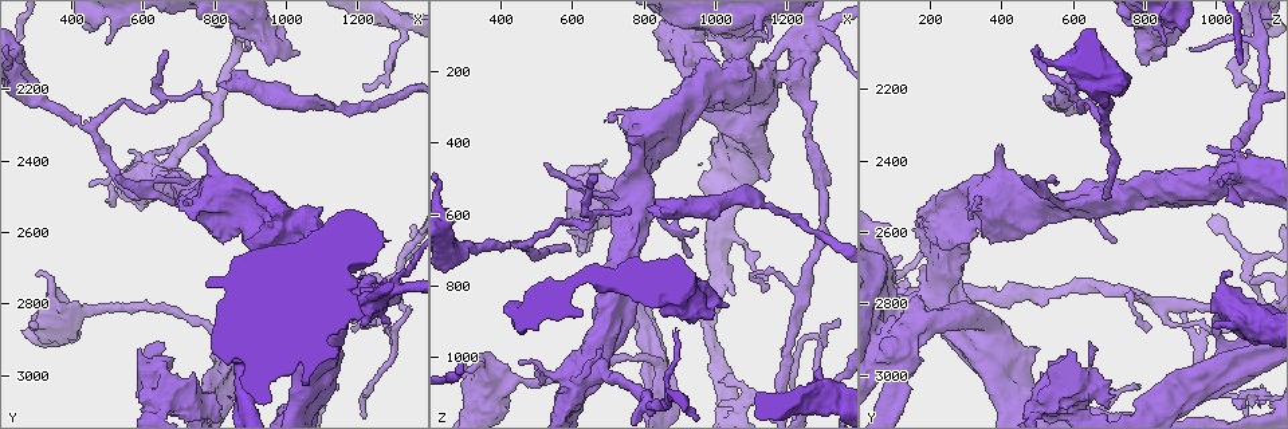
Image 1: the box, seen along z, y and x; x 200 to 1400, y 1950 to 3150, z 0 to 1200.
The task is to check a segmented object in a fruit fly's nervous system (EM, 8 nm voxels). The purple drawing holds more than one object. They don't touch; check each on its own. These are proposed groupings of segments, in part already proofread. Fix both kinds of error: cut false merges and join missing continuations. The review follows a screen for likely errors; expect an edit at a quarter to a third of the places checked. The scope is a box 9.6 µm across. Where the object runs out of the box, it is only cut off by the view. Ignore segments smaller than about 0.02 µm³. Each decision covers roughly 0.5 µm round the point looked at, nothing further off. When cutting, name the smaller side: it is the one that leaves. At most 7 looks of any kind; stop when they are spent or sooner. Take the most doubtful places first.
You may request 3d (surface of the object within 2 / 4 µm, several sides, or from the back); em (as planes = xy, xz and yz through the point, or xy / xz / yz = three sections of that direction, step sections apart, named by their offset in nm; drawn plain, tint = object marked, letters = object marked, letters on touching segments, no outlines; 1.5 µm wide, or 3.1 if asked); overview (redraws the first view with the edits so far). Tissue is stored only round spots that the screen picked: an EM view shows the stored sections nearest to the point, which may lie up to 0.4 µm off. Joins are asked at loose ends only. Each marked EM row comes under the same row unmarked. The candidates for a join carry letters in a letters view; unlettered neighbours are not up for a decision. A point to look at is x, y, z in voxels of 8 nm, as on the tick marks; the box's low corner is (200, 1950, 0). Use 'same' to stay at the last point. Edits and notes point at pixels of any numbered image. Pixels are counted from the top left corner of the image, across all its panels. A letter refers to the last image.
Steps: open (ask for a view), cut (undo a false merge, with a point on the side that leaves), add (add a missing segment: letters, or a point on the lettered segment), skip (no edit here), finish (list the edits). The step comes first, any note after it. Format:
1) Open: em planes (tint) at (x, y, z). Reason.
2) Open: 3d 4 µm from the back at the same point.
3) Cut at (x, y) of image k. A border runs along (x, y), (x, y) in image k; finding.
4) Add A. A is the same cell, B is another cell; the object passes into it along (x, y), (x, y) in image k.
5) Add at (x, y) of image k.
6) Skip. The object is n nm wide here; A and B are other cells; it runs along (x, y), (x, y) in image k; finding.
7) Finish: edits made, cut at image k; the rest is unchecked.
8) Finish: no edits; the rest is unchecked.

Open: em 3.1 µm xz step 8 (letters) at (1070, 3060, 1140). Abrupt turn.

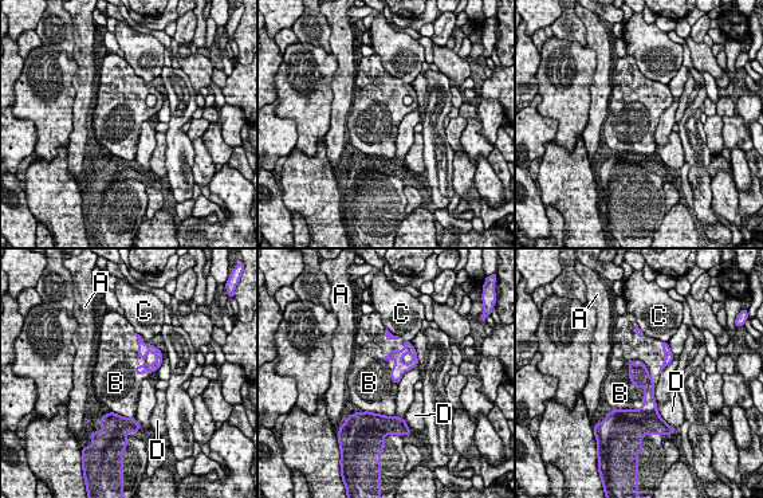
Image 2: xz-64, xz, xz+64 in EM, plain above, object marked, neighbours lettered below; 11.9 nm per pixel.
Skip. A, B, C and D are other cells; a border runs along (645, 363), (644, 403), (613, 410) in image 2; one neuron here.

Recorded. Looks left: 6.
Open: em planes (letters) at (590, 2500, 690). Branch stops here.

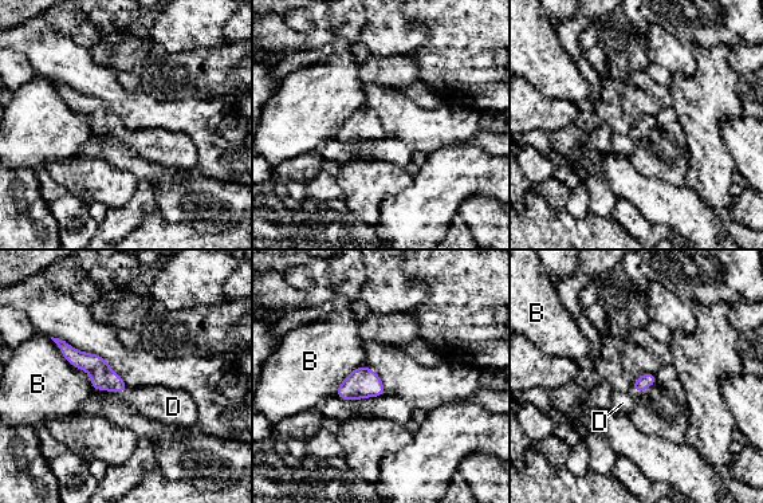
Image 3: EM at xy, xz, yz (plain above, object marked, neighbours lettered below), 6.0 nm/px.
Add D. D is the same cell, B is another cell; the object passes into it along (102, 377), (121, 390), (160, 404) in image 3; it goes on there.

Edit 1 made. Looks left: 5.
Open: 3d 4 µm at (300, 2720, 1040). An open end.

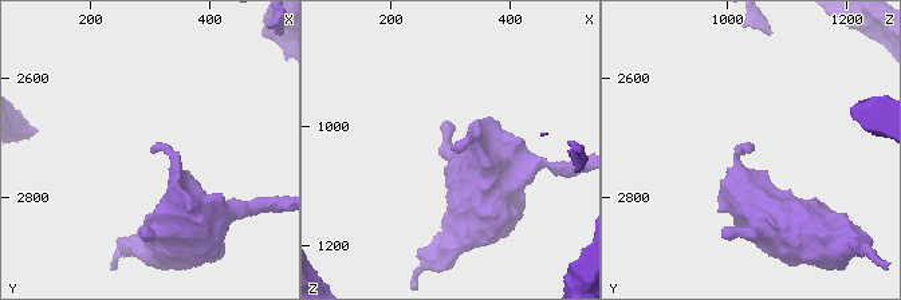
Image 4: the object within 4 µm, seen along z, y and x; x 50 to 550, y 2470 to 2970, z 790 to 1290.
Open: em xz step 4 (tint) at (310, 2715, 1040).

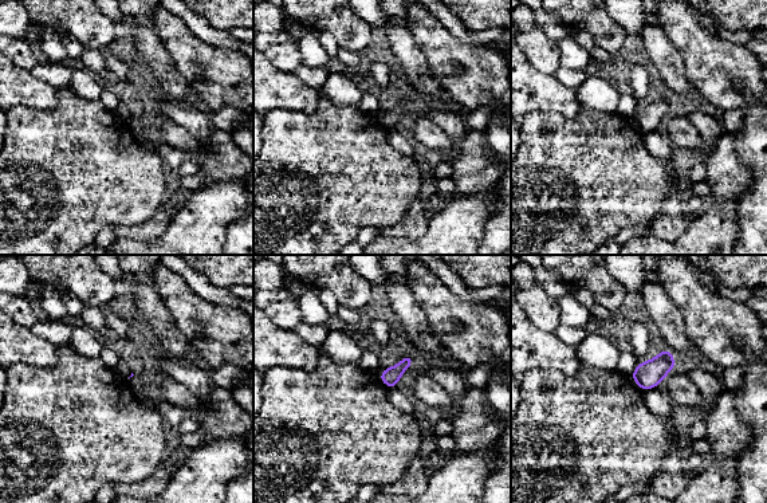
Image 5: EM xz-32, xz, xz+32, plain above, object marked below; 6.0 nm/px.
Open: em xy step 8 (letters) at the same point. Another direction.

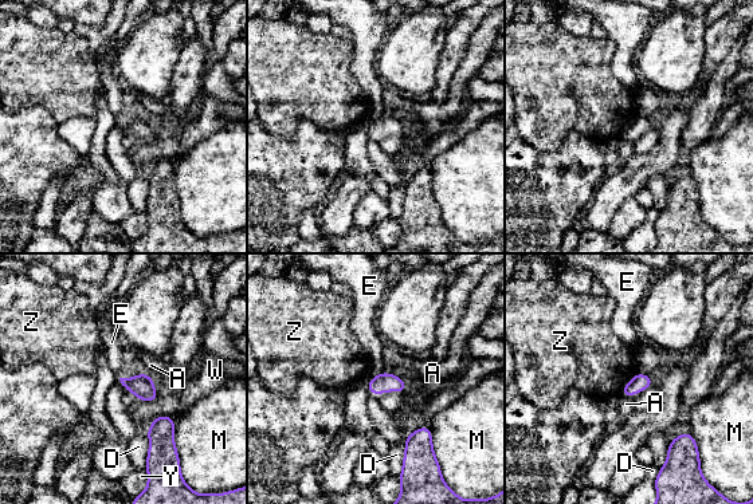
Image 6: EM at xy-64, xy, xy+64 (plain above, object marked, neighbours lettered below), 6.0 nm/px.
Skip. A, D, E, M, W, Y and Z are other cells; none of them fits.

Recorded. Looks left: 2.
Finish: edits made, add at image 3; the rest is unchecked.

